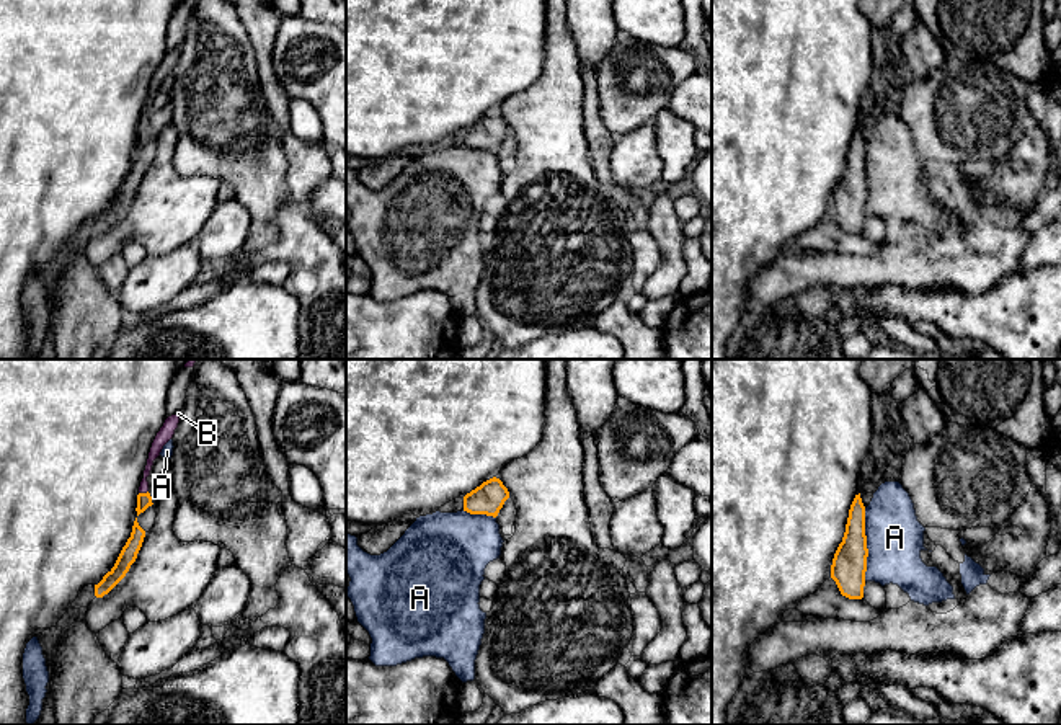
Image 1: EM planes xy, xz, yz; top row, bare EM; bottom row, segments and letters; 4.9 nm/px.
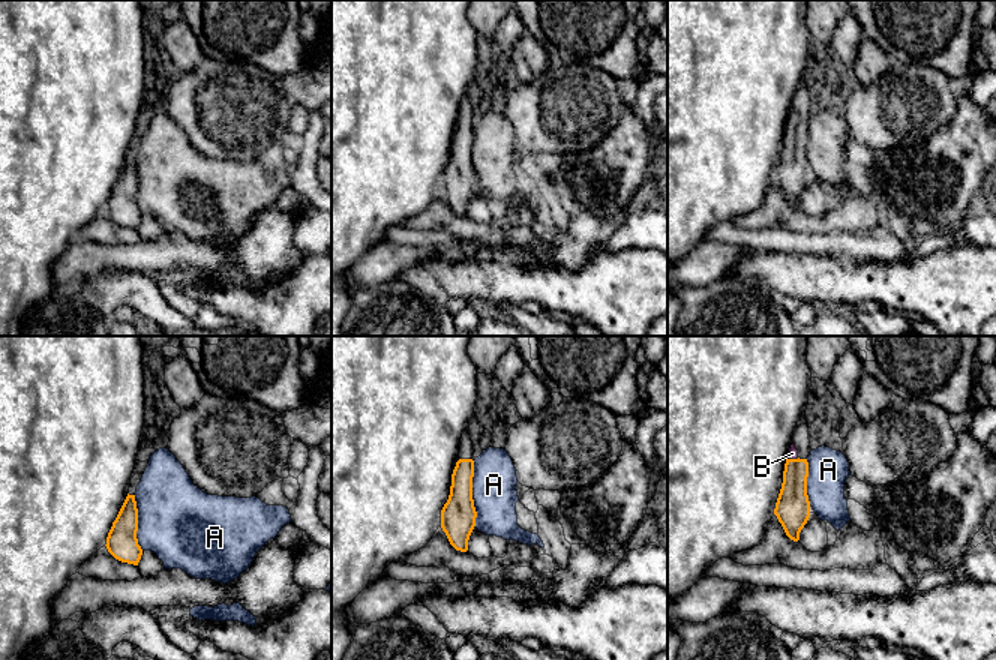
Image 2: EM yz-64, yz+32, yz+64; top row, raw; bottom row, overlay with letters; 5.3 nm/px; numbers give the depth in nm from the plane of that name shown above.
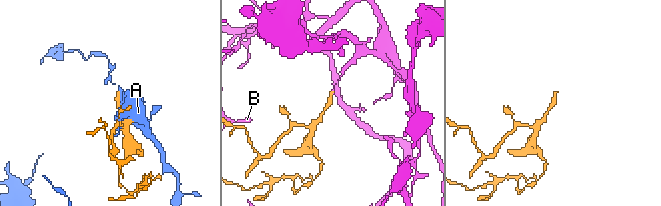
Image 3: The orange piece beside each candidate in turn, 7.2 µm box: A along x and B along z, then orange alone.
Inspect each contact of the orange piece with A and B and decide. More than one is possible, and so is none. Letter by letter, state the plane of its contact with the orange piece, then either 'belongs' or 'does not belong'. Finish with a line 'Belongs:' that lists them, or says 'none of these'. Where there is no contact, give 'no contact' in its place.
A: contact in yz; does not belong
B: contact in xy; belongs
Belongs: B

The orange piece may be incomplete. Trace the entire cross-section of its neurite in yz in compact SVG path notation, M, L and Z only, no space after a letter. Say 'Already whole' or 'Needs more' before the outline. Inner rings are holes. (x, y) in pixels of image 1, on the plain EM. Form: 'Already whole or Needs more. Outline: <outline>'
Already whole. Outline: M859 127L850 139L846 167L831 199L831 212L842 230L863 232L867 191L865 140Z

